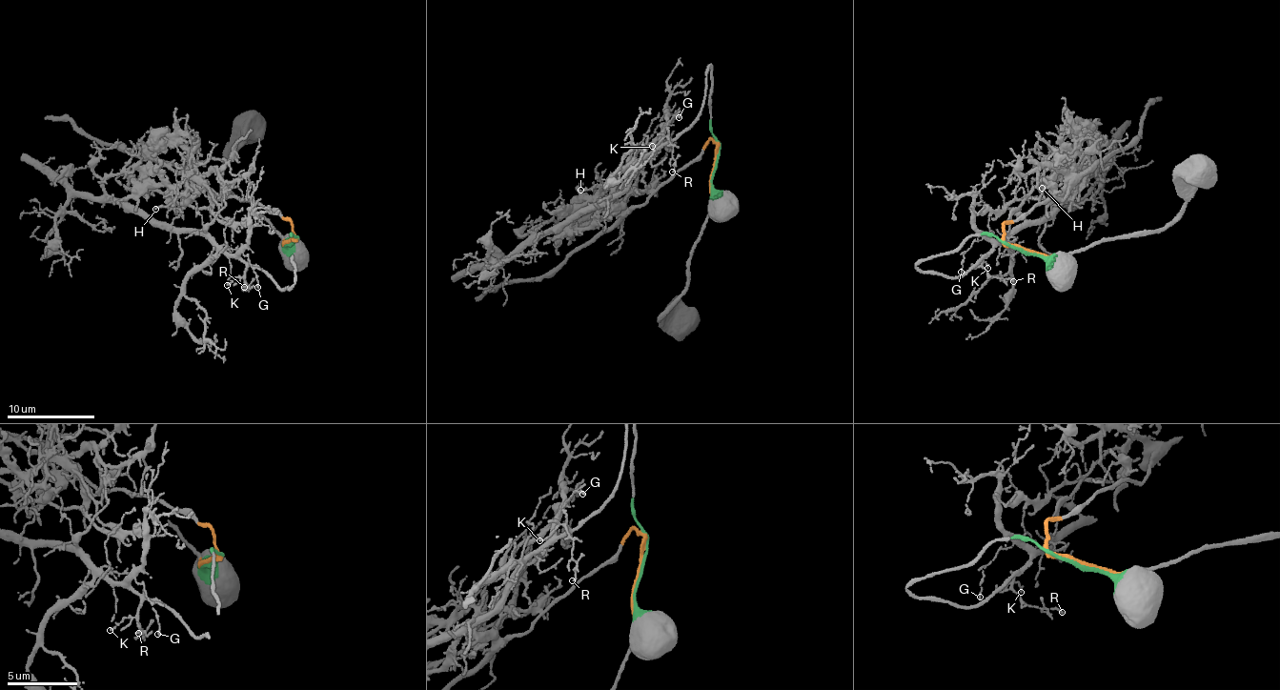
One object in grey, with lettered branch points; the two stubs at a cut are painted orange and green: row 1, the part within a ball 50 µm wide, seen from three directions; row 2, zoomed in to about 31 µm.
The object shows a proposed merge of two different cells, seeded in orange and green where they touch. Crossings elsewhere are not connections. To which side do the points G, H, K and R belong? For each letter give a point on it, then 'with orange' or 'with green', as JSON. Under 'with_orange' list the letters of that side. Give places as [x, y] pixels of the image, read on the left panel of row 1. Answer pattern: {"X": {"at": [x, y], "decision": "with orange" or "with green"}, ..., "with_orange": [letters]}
{"G": {"at": [257, 287], "decision": "with green"}, "H": {"at": [155, 209], "decision": "with orange"}, "K": {"at": [227, 285], "decision": "with green"}, "R": {"at": [244, 287], "decision": "with green"}, "with_orange": ["H"]}

